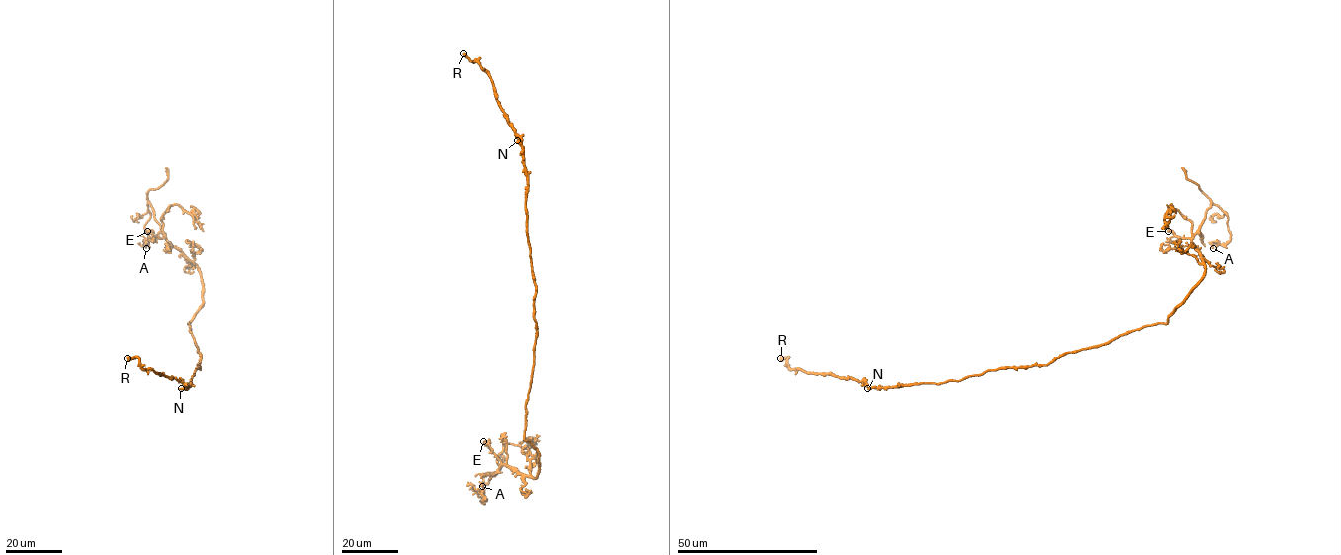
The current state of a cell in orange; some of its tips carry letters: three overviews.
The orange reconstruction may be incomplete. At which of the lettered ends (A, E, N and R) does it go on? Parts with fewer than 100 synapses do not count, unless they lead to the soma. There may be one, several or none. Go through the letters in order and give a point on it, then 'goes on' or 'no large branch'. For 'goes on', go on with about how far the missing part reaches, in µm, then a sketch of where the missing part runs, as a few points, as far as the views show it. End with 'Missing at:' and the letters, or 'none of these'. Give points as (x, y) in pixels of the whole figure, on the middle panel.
A: (482, 486) | no large branch
E: (483, 441) | no large branch
N: (517, 140) | no large branch
R: (463, 53) | goes on | 130 µm
Missing at: R

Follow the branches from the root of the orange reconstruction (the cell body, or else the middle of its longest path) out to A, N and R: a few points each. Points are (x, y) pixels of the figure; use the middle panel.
A: (534, 349), (524, 439), (537, 449), (539, 473), (531, 477), (502, 465), (484, 485), (484, 504), (482, 486)
N: (534, 349), (536, 286), (527, 232), (527, 173), (523, 147), (517, 140)
R: (534, 349), (536, 286), (527, 232), (523, 147), (496, 99), (491, 77), (463, 53)

